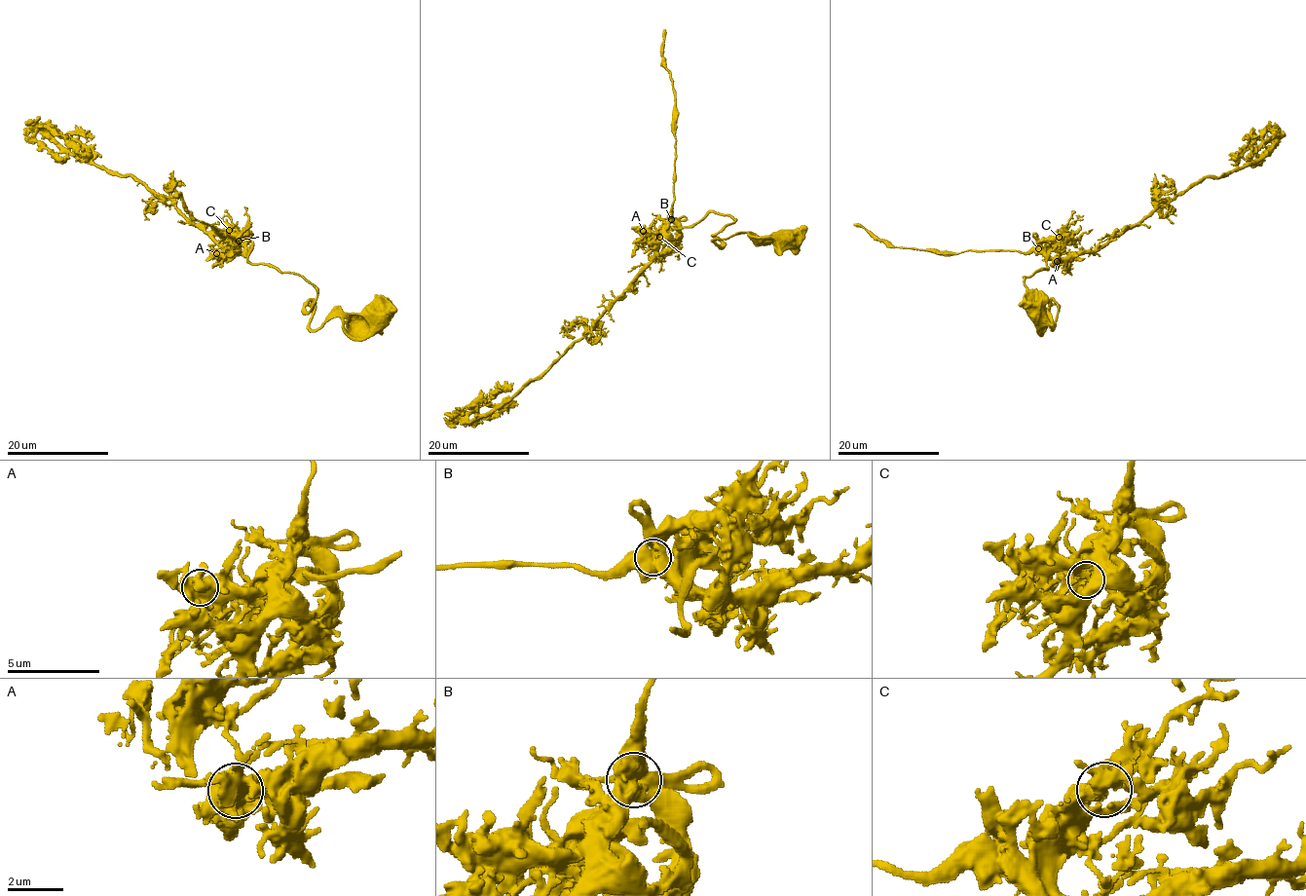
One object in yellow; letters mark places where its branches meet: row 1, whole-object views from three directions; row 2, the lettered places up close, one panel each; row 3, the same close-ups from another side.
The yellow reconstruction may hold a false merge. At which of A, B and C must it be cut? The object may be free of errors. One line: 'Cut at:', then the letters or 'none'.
Cut at: none

